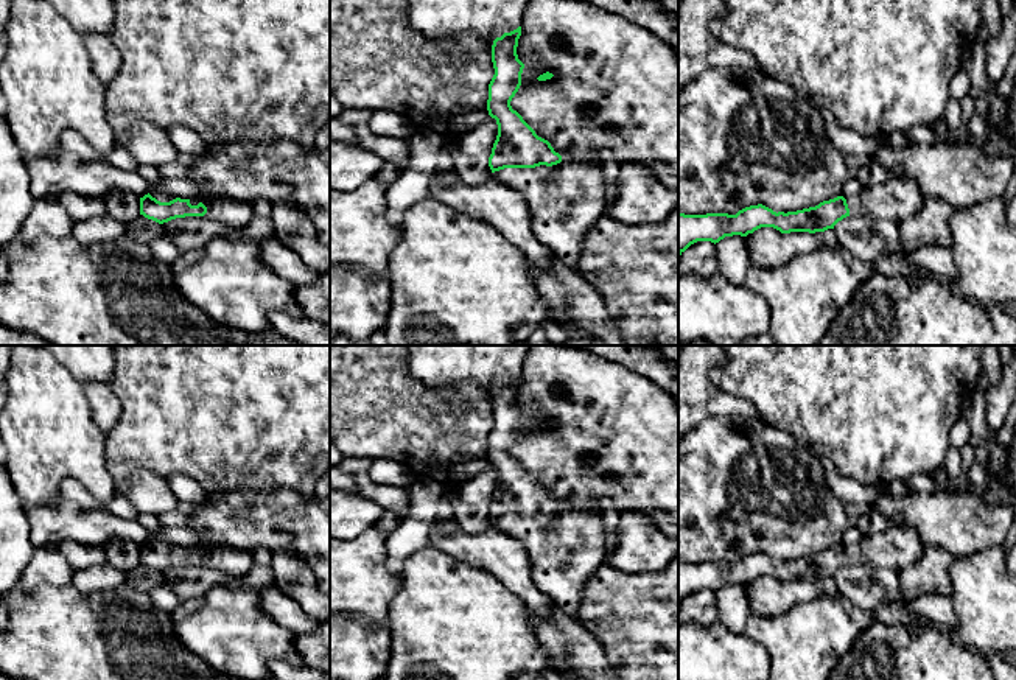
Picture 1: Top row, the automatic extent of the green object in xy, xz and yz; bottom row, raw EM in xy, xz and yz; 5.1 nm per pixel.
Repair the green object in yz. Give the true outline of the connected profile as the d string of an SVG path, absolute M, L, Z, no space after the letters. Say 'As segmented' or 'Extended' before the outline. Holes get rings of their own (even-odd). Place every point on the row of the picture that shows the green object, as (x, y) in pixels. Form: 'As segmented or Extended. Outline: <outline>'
Extended. Outline: M890 177L879 185L864 185L862 191L850 199L837 196L815 207L797 212L773 212L758 204L739 210L736 215L678 213L678 258L697 241L719 243L725 237L747 237L761 227L773 227L781 233L825 232L846 216L879 218L901 221L916 213L924 202L924 195L910 179Z

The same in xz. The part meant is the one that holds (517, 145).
Extended. Outline: M521 26L496 37L492 45L495 75L489 84L487 110L496 120L498 135L489 166L496 181L524 196L537 240L576 271L582 241L605 213L610 188L597 160L563 160L512 109L524 68L517 54L520 36Z

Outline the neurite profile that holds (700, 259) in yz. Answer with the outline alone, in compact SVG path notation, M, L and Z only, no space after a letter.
M697 241L678 257L678 277L709 277L719 272L717 247L711 241Z

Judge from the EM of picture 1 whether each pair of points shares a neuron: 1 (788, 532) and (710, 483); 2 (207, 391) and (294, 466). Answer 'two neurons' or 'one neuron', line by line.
1: one neuron
2: one neuron

